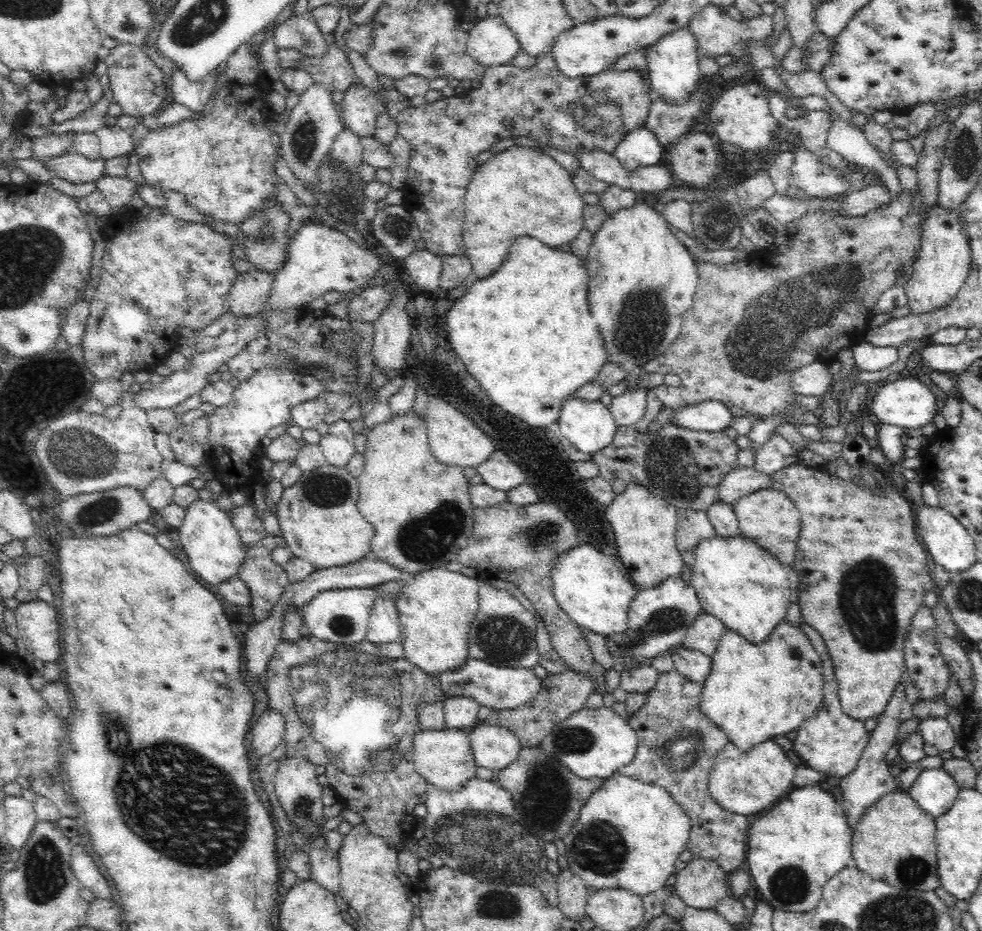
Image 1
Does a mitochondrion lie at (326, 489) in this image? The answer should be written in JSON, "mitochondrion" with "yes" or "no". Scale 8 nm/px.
{"mitochondrion":"yes"}

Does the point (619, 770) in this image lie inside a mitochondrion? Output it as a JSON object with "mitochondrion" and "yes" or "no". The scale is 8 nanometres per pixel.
{"mitochondrion":"no"}

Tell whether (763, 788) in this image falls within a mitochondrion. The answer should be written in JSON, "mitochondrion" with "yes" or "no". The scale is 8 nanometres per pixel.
{"mitochondrion":"no"}

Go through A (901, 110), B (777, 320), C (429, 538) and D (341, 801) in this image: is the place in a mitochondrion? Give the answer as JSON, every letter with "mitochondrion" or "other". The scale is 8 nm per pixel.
{"A":"other","B":"mitochondrion","C":"mitochondrion","D":"other"}

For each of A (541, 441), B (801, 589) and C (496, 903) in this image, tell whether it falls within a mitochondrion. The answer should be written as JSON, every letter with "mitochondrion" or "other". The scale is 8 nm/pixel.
{"A":"other","B":"other","C":"mitochondrion"}

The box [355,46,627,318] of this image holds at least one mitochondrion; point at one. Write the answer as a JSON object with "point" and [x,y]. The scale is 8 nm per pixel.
{"point":[397,226]}

